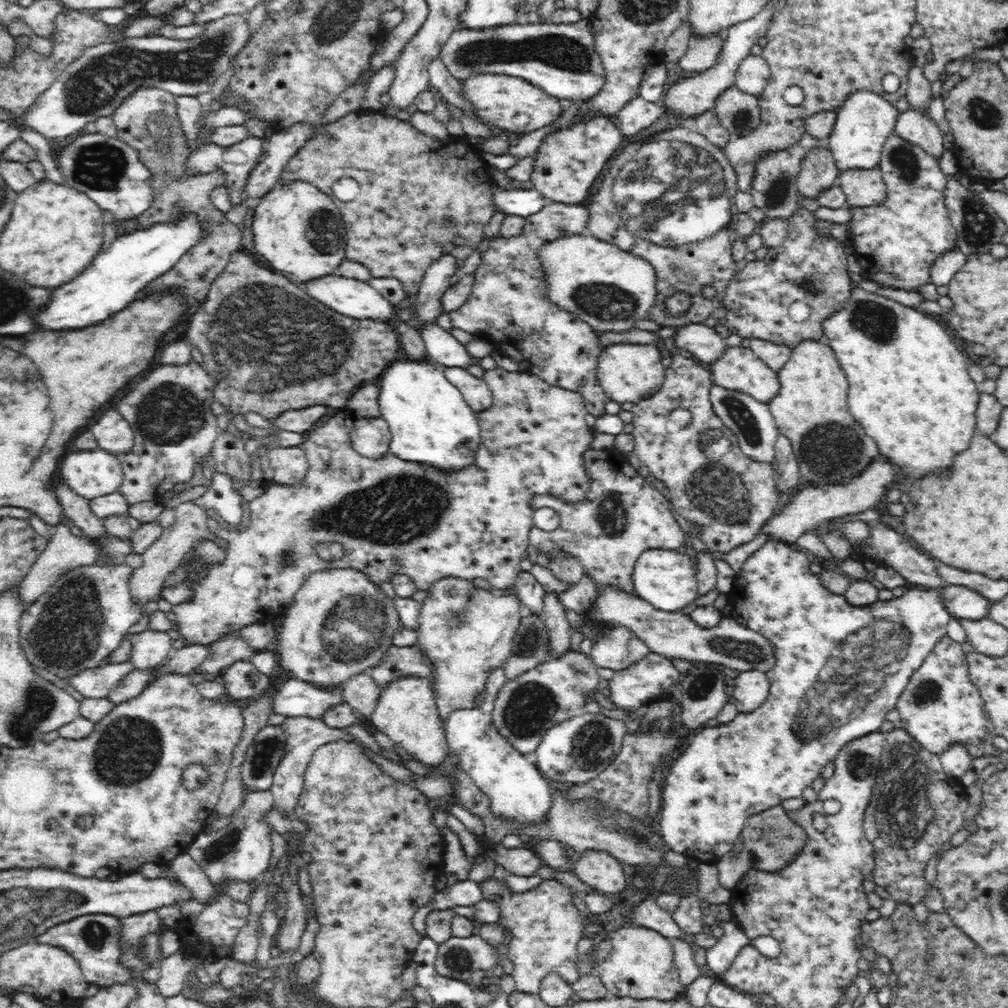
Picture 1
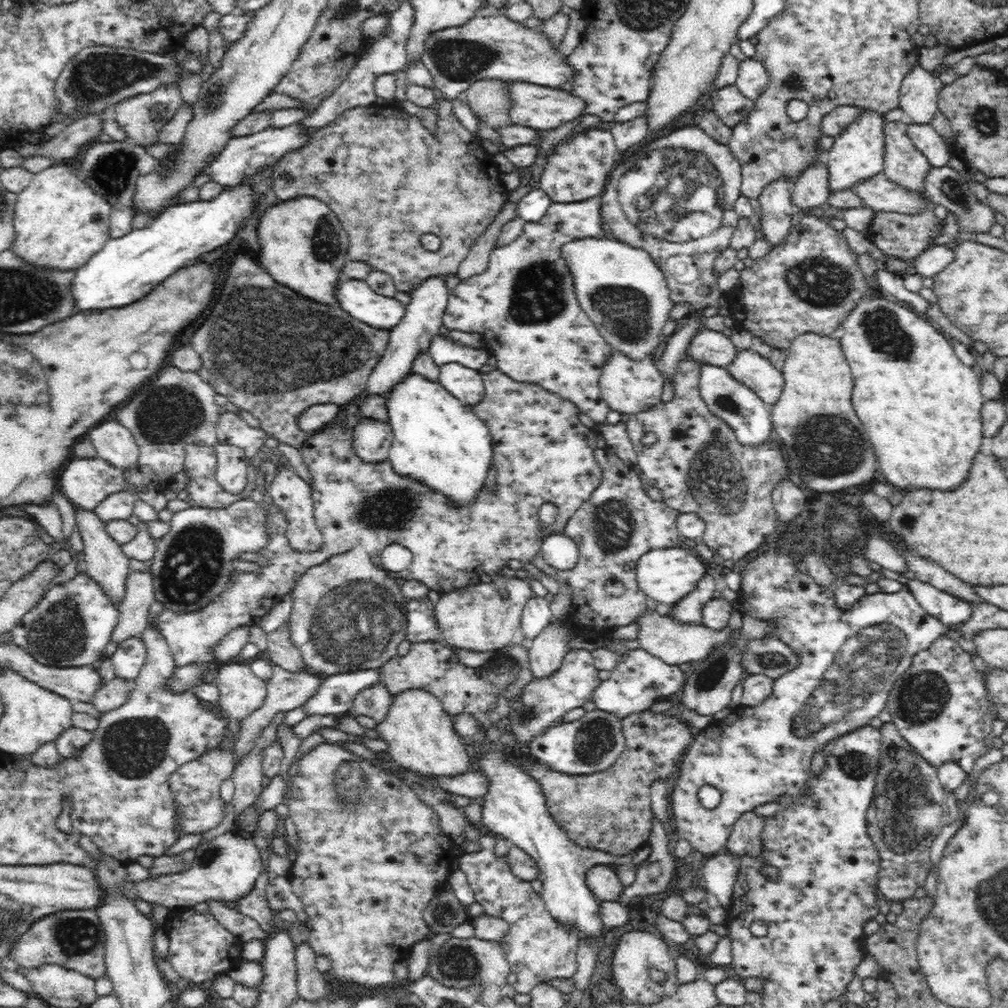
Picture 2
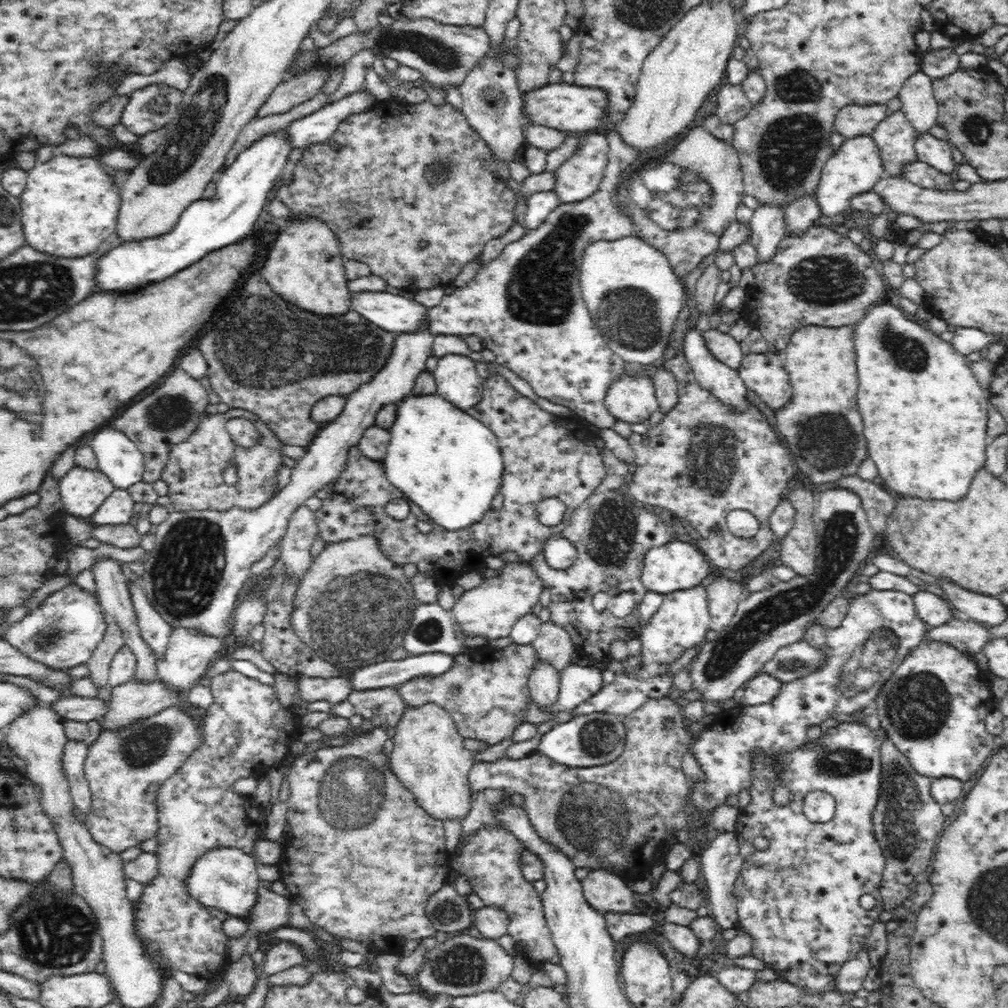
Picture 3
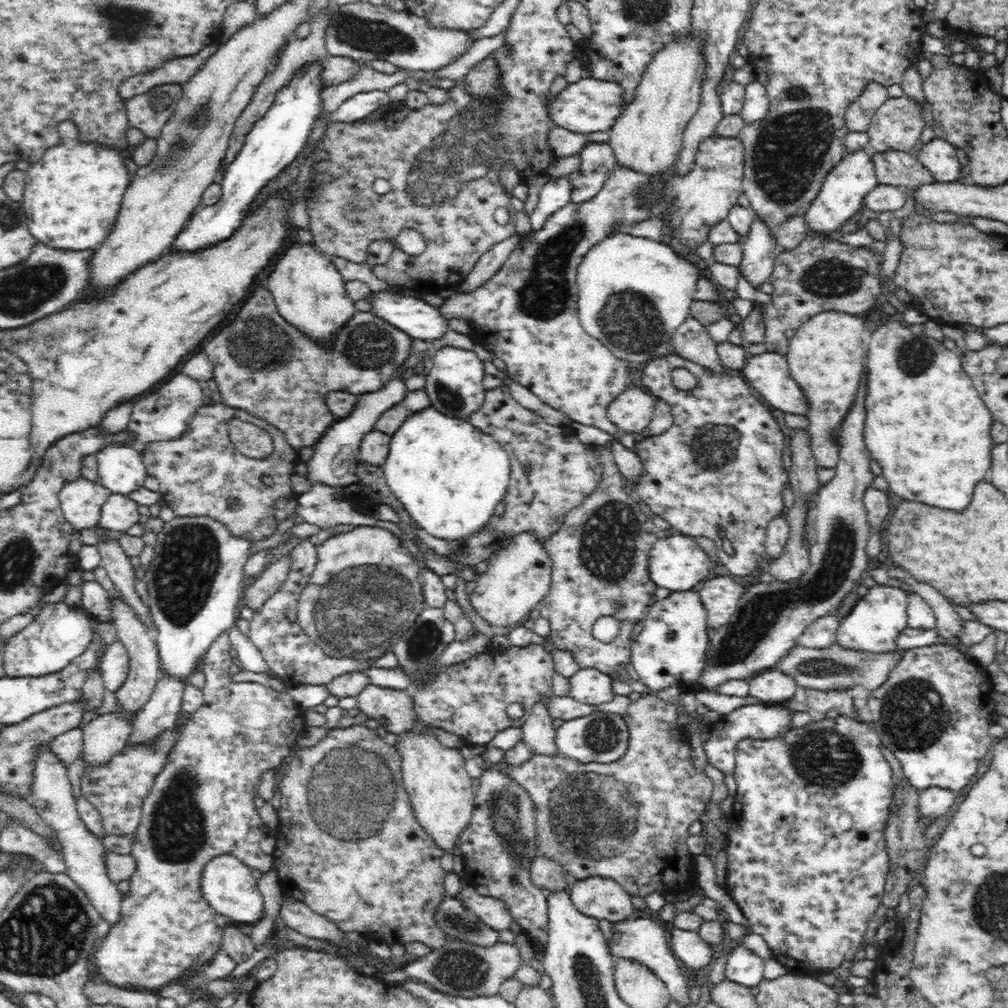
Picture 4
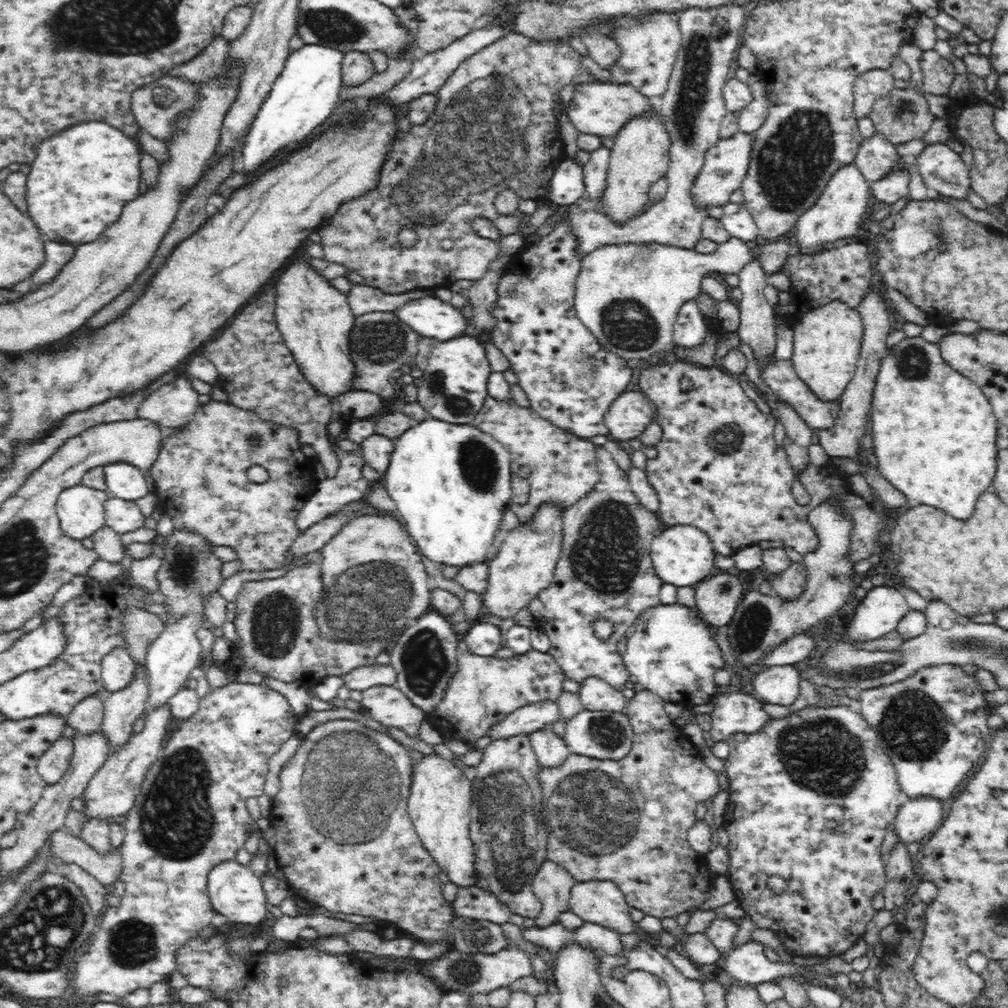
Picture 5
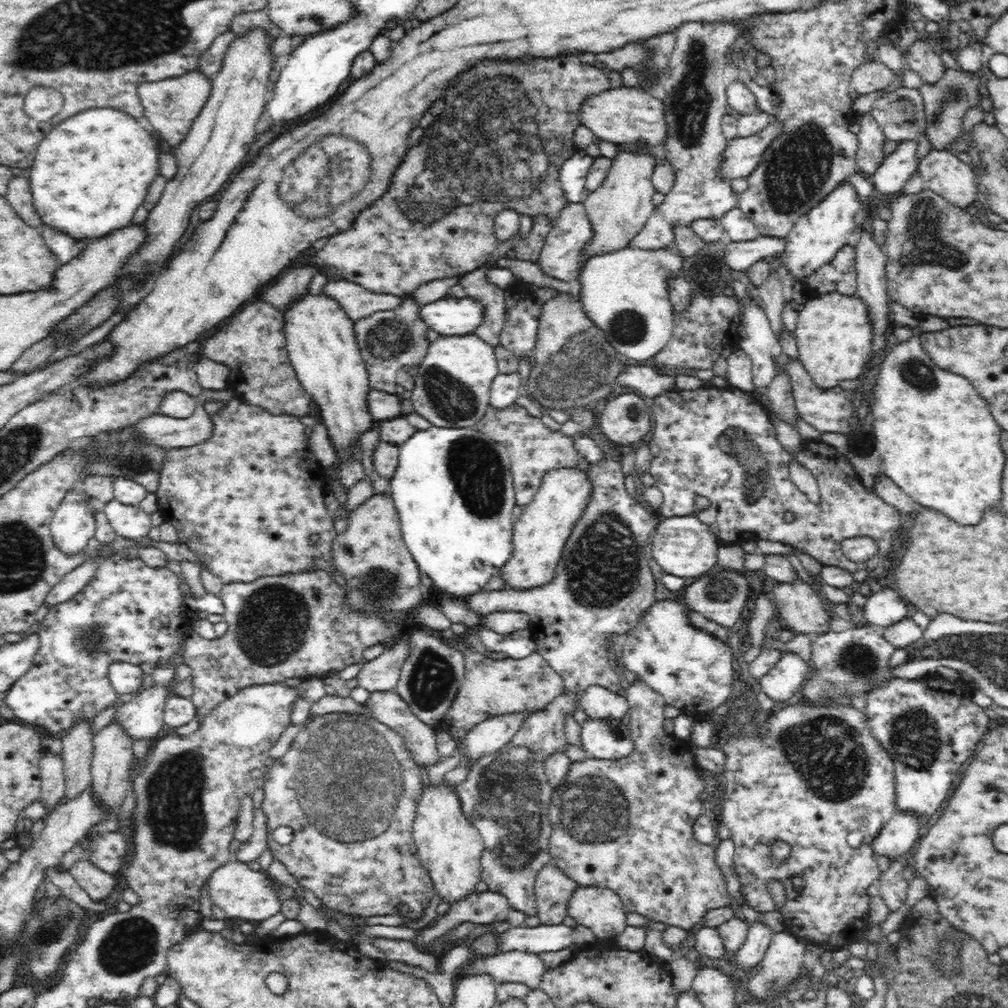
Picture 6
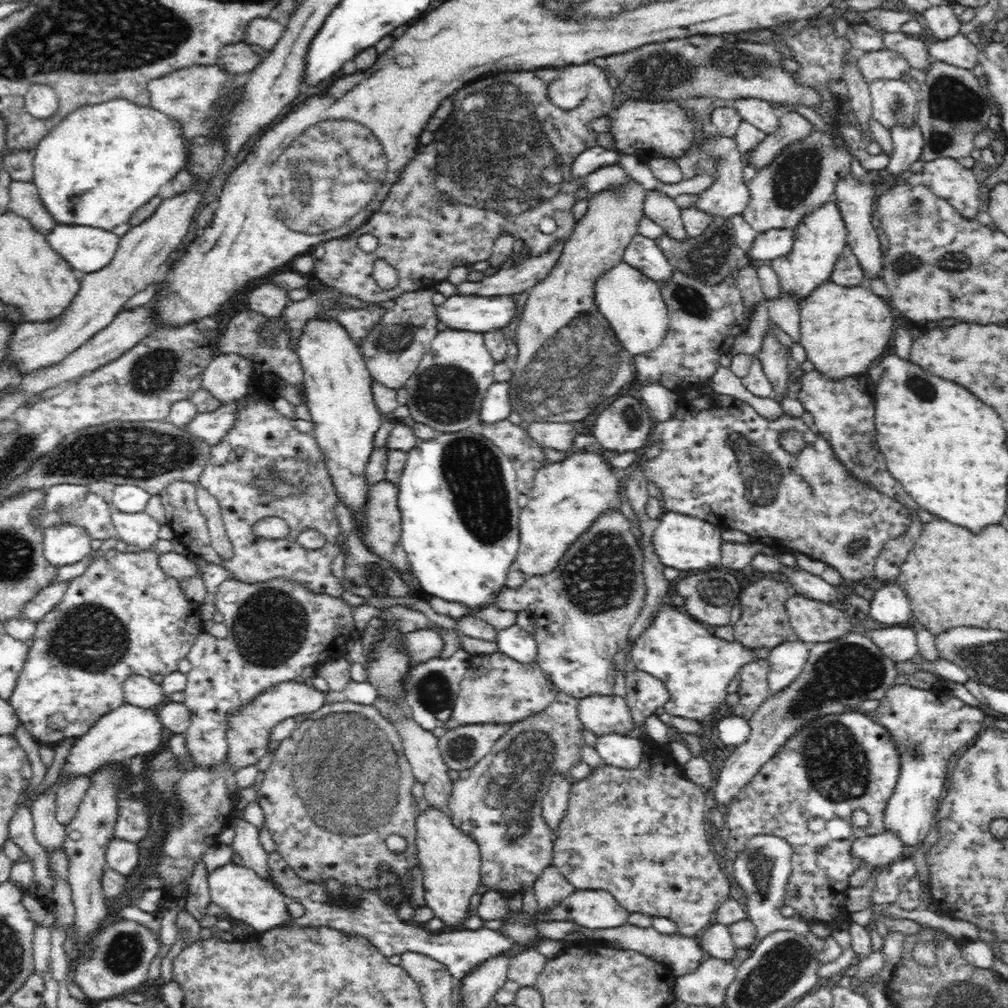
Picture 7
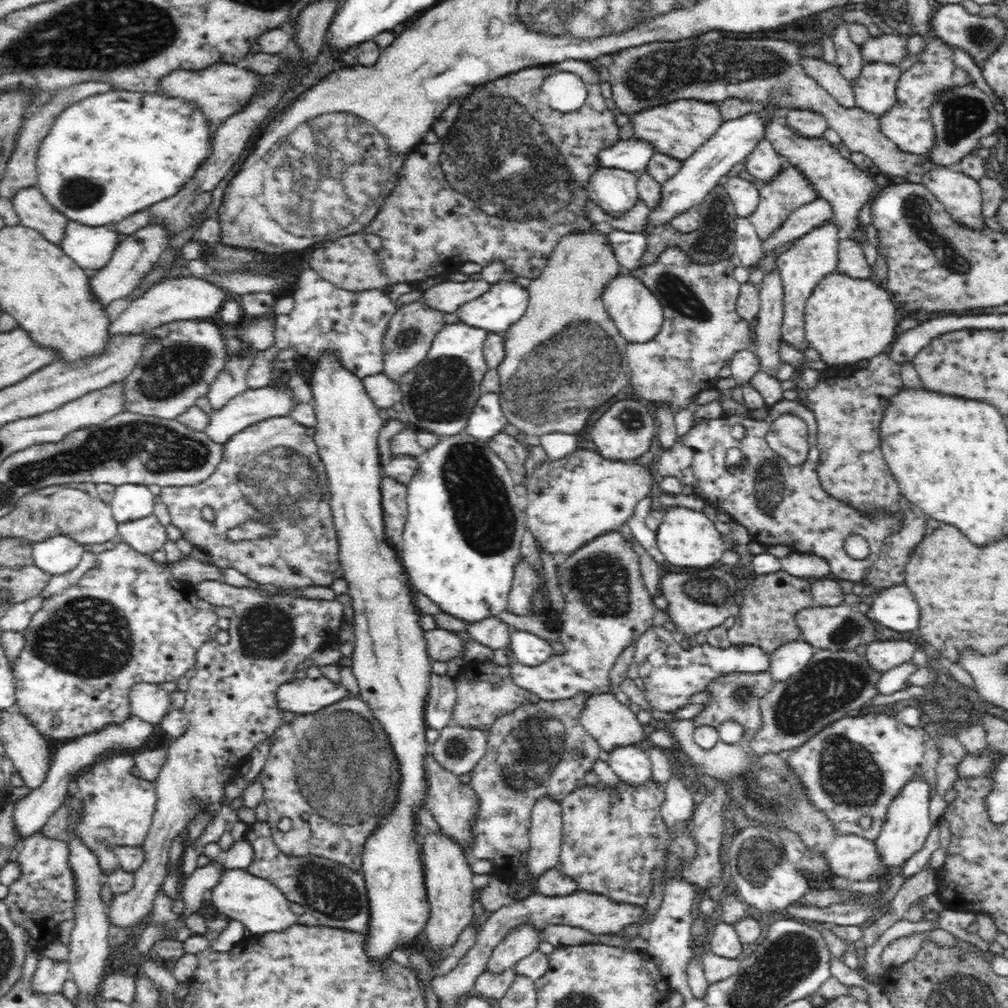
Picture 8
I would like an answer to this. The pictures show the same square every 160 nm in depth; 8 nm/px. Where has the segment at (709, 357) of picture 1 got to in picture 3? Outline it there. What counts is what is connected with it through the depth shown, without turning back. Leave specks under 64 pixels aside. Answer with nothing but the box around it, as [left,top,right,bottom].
[702,329,744,371]

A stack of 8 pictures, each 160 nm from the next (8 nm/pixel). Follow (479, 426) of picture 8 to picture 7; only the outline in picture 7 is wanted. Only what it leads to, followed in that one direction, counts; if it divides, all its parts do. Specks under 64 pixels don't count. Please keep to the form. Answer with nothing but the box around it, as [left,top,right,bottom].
[480,382,510,424]

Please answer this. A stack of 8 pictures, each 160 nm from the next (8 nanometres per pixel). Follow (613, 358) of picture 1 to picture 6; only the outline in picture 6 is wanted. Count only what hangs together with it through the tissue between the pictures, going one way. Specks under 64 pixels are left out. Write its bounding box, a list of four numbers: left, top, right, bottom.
[599,394,652,447]

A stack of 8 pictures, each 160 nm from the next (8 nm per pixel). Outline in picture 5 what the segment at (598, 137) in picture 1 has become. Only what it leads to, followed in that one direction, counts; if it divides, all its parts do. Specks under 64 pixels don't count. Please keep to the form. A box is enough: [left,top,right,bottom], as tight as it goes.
[583,147,610,198]

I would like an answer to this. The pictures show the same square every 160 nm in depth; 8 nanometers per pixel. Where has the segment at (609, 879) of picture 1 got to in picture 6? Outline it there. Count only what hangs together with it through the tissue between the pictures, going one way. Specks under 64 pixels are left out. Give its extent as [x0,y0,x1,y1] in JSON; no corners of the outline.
[566,885,627,939]

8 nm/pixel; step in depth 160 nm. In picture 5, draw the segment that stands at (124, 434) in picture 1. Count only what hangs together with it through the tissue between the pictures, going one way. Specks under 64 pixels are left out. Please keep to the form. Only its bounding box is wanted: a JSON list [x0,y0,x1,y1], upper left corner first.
[103,463,149,501]

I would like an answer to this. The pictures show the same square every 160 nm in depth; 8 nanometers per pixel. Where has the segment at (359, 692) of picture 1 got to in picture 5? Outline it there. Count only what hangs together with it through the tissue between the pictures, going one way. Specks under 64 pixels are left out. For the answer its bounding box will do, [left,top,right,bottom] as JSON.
[362,685,426,738]

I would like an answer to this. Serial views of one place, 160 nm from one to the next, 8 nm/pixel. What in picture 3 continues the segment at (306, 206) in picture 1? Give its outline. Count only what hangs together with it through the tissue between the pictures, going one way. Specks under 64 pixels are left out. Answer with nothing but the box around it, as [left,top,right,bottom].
[262,216,352,316]

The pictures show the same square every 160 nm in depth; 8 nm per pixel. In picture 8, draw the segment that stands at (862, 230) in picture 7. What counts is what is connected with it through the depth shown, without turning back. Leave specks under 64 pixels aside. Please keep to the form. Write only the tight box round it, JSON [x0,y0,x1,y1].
[765,117,877,240]

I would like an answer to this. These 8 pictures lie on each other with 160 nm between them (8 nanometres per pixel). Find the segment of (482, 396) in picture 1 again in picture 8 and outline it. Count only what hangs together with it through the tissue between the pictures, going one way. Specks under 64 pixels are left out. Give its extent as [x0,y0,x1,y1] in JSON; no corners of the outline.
[399,321,488,436]

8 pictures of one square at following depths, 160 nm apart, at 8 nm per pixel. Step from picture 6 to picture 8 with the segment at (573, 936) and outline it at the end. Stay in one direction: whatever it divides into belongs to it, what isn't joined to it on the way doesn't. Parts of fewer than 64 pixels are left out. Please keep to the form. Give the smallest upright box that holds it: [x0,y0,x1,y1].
[243,819,370,933]

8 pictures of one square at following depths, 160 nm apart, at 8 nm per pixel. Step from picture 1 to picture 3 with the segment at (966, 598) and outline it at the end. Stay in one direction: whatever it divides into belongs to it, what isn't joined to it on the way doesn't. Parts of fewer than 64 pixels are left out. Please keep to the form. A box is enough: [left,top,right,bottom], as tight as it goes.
[912,591,952,627]

